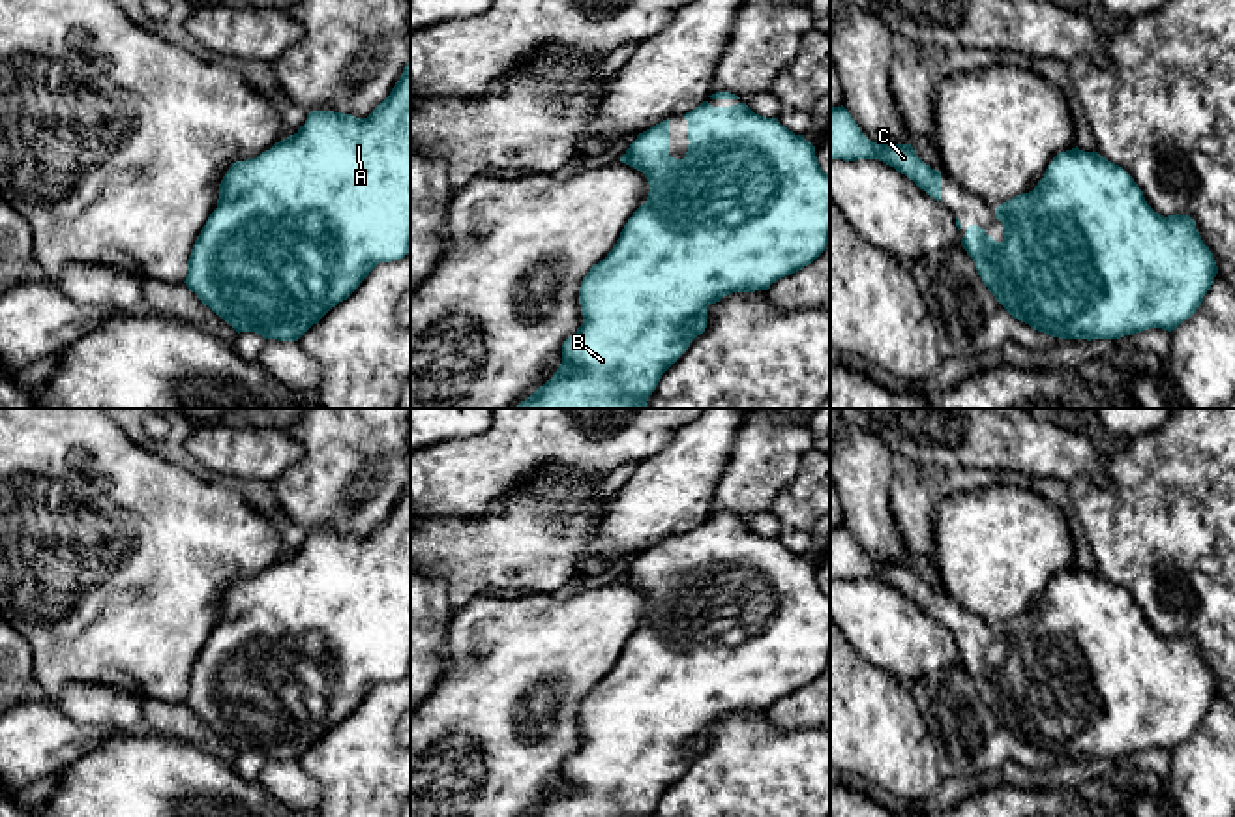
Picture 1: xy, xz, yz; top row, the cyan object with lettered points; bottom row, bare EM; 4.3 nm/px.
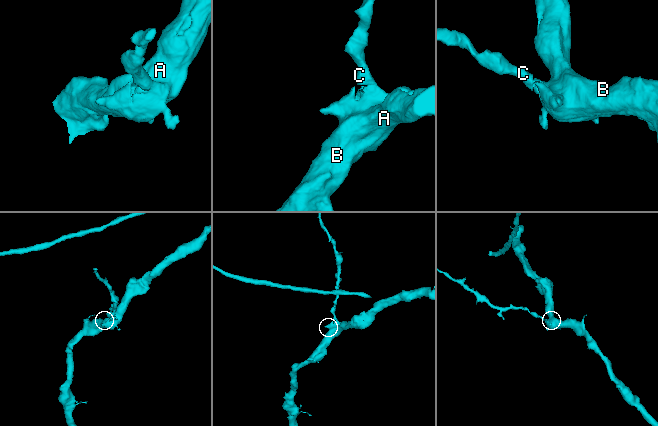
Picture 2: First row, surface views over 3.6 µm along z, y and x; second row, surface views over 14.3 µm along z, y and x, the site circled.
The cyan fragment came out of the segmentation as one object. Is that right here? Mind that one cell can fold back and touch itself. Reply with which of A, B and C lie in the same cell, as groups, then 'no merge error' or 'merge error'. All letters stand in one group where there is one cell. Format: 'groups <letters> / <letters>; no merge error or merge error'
groups A B C; no merge error

